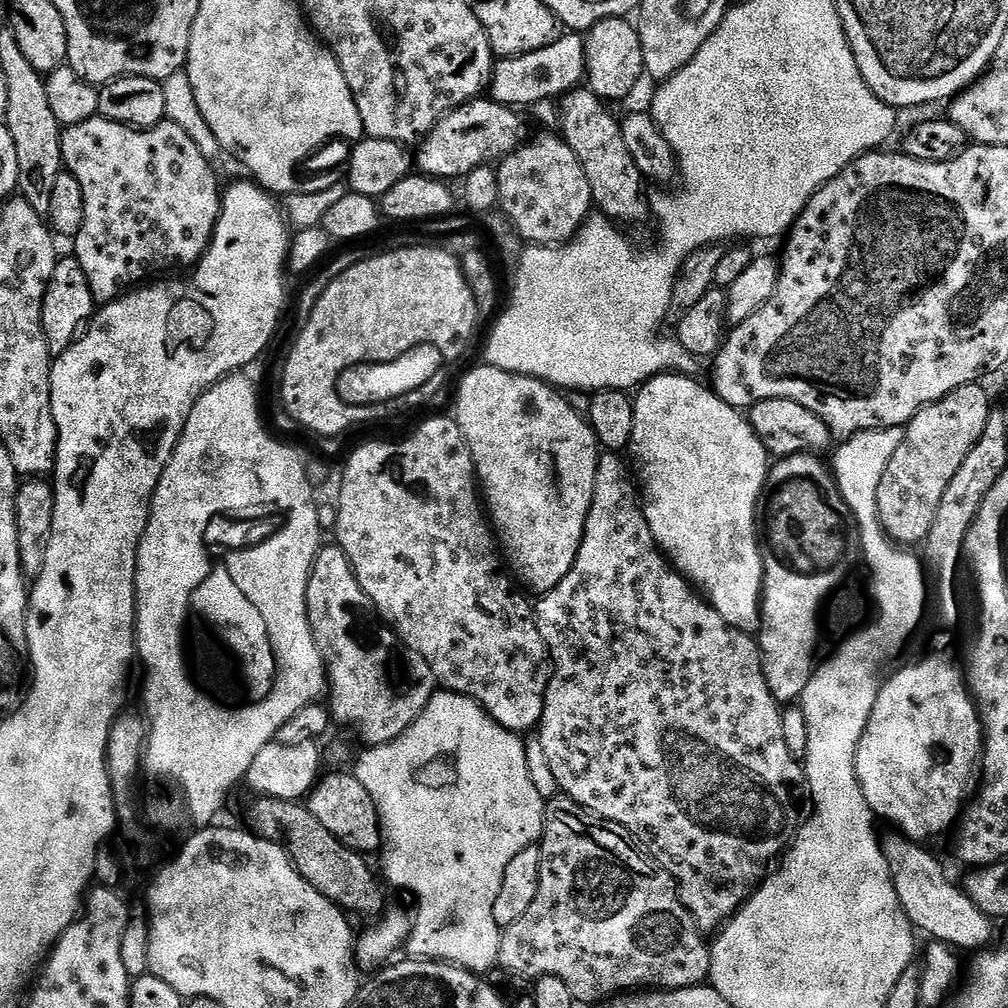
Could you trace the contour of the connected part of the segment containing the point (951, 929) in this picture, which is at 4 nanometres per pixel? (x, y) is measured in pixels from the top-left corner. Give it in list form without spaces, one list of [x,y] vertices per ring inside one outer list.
[[[903,834],[892,835],[896,836],[887,837],[885,835],[883,837],[884,858],[888,863],[888,873],[892,876],[892,881],[894,882],[894,890],[898,894],[900,908],[907,914],[908,921],[912,924],[913,929],[920,934],[926,932],[935,941],[949,945],[956,950],[961,950],[960,948],[987,949],[993,943],[992,927],[994,927],[994,924],[990,917],[982,914],[982,910],[978,910],[978,906],[974,906],[974,902],[970,902],[970,898],[963,889],[957,888],[957,885],[955,888],[948,881],[948,876],[944,873],[943,866],[924,849],[927,847],[923,843],[910,840]]]

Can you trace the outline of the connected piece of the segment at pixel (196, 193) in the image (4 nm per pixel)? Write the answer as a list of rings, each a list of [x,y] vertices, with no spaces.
[[[97,114],[91,116],[86,122],[67,125],[61,131],[60,137],[62,138],[62,158],[64,159],[65,169],[72,172],[74,178],[78,178],[78,182],[82,186],[84,201],[86,202],[84,225],[80,233],[74,237],[74,244],[76,244],[74,255],[90,282],[90,290],[97,305],[103,306],[109,304],[112,300],[123,296],[125,292],[137,287],[141,282],[147,281],[157,274],[171,273],[168,272],[171,268],[180,267],[184,268],[183,270],[191,269],[202,259],[208,249],[208,243],[212,241],[212,235],[214,234],[216,223],[220,217],[222,184],[216,181],[216,172],[212,169],[215,168],[213,161],[204,157],[202,150],[198,150],[198,146],[194,146],[193,140],[179,126],[165,122],[154,126],[150,130],[131,128],[125,124],[110,122],[106,117]]]

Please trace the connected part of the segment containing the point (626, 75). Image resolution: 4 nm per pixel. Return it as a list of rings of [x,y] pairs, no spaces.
[[[625,17],[604,19],[590,28],[585,35],[586,84],[605,102],[625,101],[638,78],[645,73],[639,29],[629,22]]]

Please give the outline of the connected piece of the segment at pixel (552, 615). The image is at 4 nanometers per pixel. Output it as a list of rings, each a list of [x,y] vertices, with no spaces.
[[[604,454],[597,459],[592,505],[574,566],[570,566],[570,574],[566,574],[566,578],[562,578],[554,590],[543,593],[534,604],[536,625],[542,634],[546,656],[550,661],[538,735],[542,751],[546,753],[546,762],[550,762],[557,789],[573,805],[623,830],[629,837],[637,836],[648,847],[647,855],[670,877],[676,895],[680,898],[680,905],[696,919],[696,926],[701,933],[715,933],[731,920],[744,901],[756,891],[757,884],[766,875],[763,864],[771,865],[771,860],[776,855],[777,859],[791,845],[802,823],[802,812],[800,816],[796,809],[796,784],[803,785],[806,777],[801,761],[790,754],[790,746],[786,746],[786,738],[782,734],[782,708],[766,686],[757,641],[753,637],[751,640],[747,631],[731,628],[722,614],[718,614],[718,610],[714,610],[707,599],[697,594],[693,585],[672,567],[657,546],[654,534],[650,534],[650,522],[646,522],[644,517],[633,473],[629,465],[627,468],[620,459],[616,454]]]

